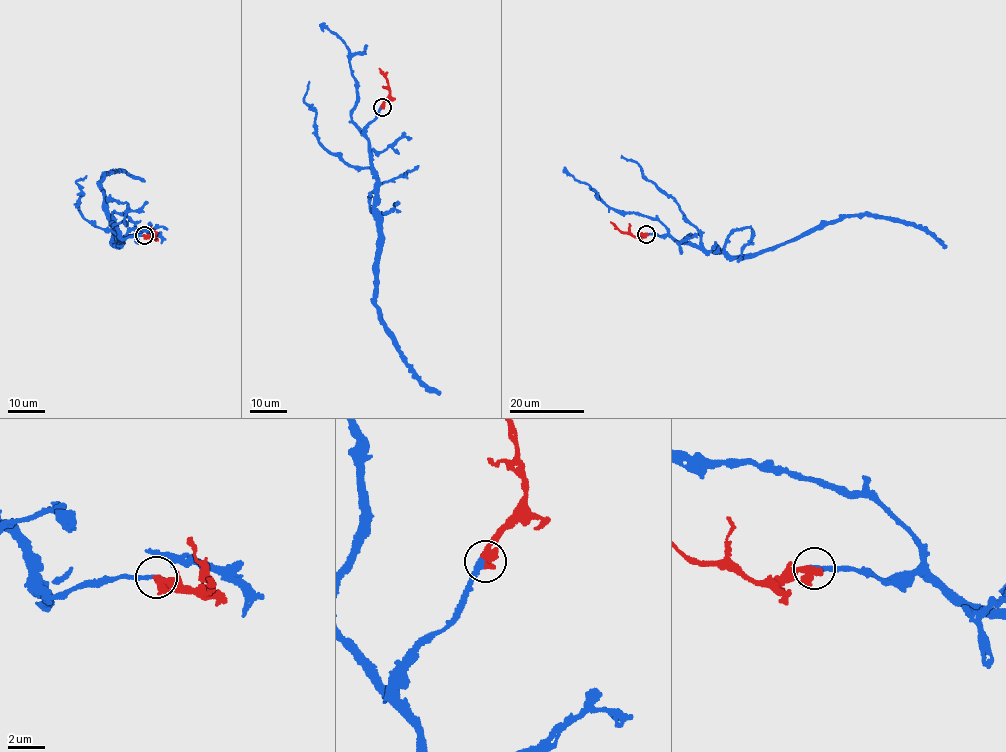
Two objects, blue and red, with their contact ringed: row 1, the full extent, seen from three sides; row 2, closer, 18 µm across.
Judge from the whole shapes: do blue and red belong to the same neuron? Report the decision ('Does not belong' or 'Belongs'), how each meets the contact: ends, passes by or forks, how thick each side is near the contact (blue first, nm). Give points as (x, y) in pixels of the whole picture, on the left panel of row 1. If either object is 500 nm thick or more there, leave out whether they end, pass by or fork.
Belongs. At the ring blue ends. At the ring red ends. Thickness 240 nm (blue) against 440 nm

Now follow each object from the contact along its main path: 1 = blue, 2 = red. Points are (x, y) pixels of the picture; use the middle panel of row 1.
1: (382, 107), (365, 133), (371, 168), (376, 175), (378, 319), (412, 371), (441, 392)
2: (382, 107), (389, 91), (387, 79), (379, 68)

